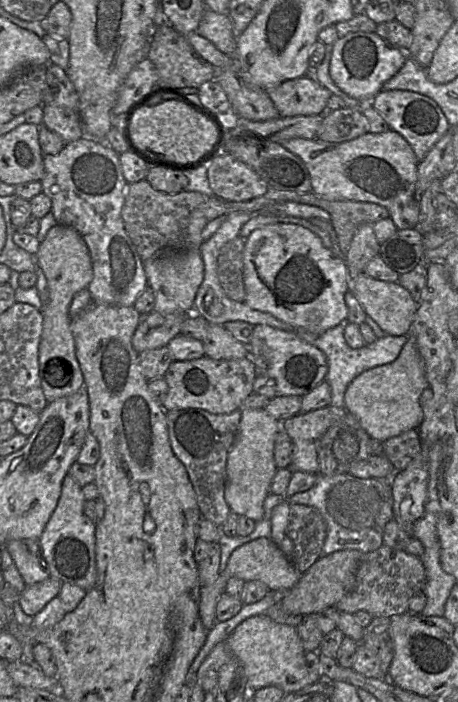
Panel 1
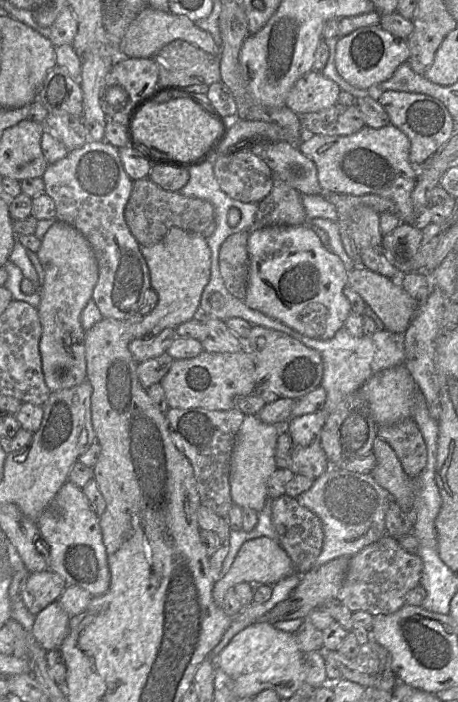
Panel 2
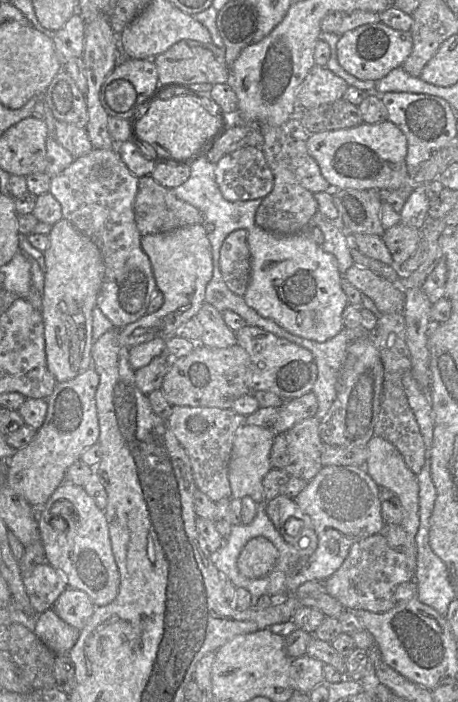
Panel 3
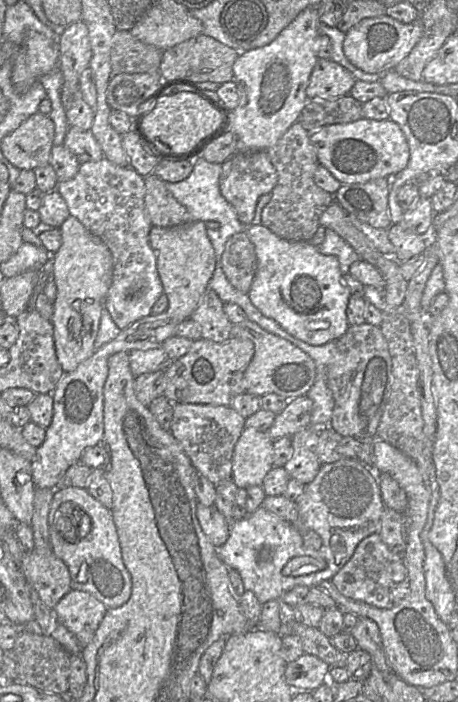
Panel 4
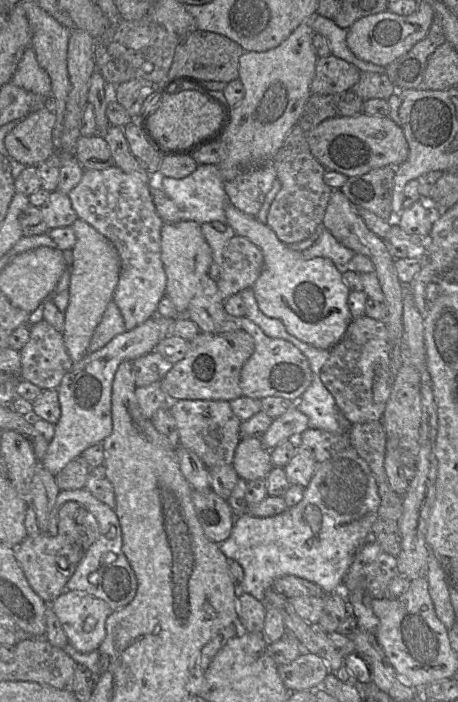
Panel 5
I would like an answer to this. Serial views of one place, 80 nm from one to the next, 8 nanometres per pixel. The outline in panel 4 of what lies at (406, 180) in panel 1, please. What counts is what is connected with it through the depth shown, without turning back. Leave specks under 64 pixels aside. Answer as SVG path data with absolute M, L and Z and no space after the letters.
M360 118L346 124L323 126L309 133L318 162L341 184L365 183L377 178L392 178L409 161L409 146L400 127L390 119Z

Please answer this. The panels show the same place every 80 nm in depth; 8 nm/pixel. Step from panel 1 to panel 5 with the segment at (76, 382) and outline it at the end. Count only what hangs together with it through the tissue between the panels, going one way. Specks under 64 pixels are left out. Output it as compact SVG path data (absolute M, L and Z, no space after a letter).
M81 219L72 225L76 242L71 250L72 263L69 267L69 304L64 312L65 326L62 332L67 352L74 363L89 353L89 344L110 302L119 281L121 262L113 243L93 226Z

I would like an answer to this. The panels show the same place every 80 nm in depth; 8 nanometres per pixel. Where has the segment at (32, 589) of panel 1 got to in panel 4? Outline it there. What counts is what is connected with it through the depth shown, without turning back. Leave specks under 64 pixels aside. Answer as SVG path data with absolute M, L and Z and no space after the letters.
M51 548L44 553L26 551L21 569L30 588L37 592L40 600L50 609L71 590L69 569Z

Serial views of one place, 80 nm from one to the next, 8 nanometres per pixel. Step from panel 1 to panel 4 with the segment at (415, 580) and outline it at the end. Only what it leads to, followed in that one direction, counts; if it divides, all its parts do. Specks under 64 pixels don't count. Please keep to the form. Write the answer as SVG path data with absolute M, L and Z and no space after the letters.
M377 533L363 539L356 547L350 560L332 578L331 583L344 597L376 608L394 606L390 598L391 589L407 579L402 555L392 553Z

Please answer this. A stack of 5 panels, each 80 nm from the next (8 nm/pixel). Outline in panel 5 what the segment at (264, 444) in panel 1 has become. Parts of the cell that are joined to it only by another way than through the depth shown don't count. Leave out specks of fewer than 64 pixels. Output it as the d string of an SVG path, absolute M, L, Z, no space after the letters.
M244 437L235 449L231 464L245 482L266 478L273 467L270 452L260 438Z

